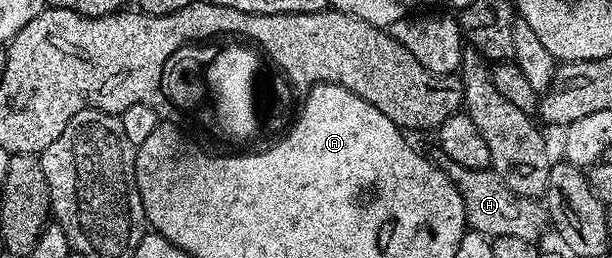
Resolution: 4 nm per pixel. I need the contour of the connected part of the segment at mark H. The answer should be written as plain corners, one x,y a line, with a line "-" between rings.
444,158
442,169
460,188
466,212
466,226
469,231
476,231
493,239
498,236
518,236
522,240
536,242
546,226
546,210
539,201
522,198
506,185
491,169
471,170
454,160

